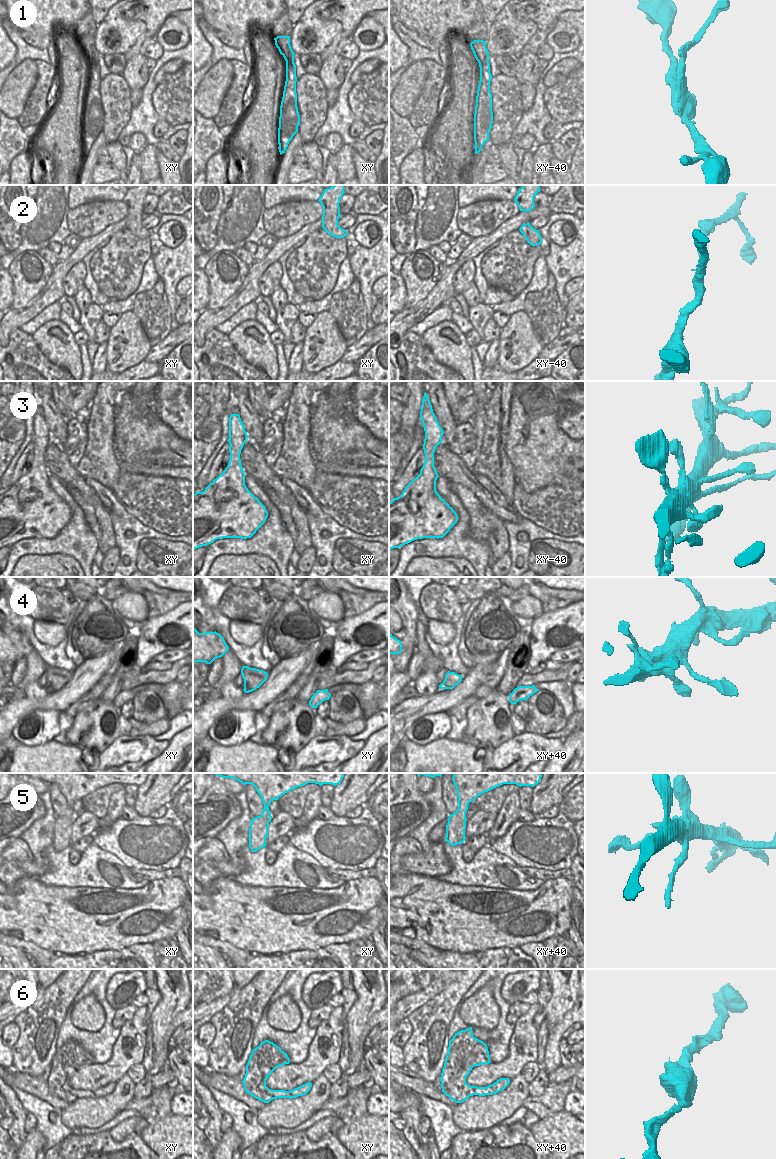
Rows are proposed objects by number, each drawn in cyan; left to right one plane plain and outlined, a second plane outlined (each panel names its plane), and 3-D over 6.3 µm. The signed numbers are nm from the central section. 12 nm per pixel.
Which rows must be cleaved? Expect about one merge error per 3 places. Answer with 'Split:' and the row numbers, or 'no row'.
Split: 1, 5.

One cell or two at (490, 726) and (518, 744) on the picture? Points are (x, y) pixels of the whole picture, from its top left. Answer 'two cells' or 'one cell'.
two cells

